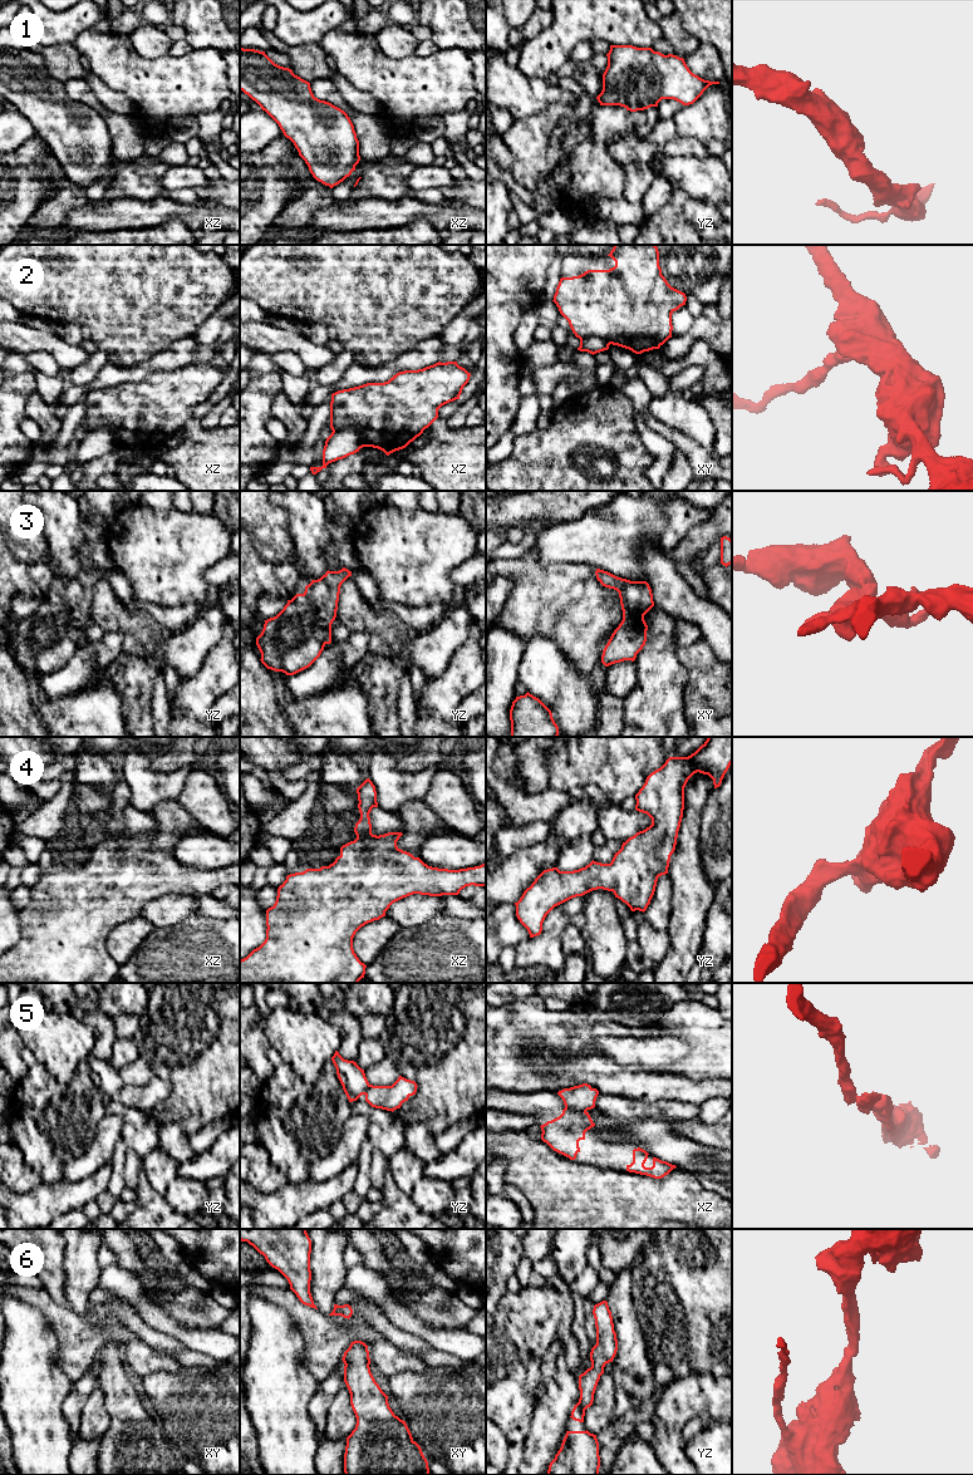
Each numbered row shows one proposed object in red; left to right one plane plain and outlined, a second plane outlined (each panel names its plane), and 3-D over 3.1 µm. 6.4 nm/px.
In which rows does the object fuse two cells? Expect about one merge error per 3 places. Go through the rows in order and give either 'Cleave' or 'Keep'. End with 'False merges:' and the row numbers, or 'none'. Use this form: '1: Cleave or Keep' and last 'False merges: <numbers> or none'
1: Keep
2: Cleave
3: Keep
4: Keep
5: Cleave
6: Keep
False merges: 2, 5

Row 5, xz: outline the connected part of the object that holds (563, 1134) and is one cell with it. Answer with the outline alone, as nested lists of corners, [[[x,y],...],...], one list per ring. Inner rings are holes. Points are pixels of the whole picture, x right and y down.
[[[564,1108],[562,1113],[541,1125],[541,1140],[554,1151],[575,1160],[580,1152],[579,1141],[585,1140],[585,1132],[594,1127],[589,1112]]]

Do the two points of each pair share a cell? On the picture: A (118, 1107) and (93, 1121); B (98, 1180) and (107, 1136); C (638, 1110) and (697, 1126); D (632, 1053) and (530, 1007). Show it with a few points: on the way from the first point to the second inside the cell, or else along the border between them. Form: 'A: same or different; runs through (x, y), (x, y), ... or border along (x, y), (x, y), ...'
A: different; border along (96, 1086), (107, 1114)
B: different; border along (109, 1160), (92, 1174), (74, 1181)
C: different; border along (696, 1117), (677, 1121)
D: different; border along (583, 1056), (602, 1053), (624, 1066)

